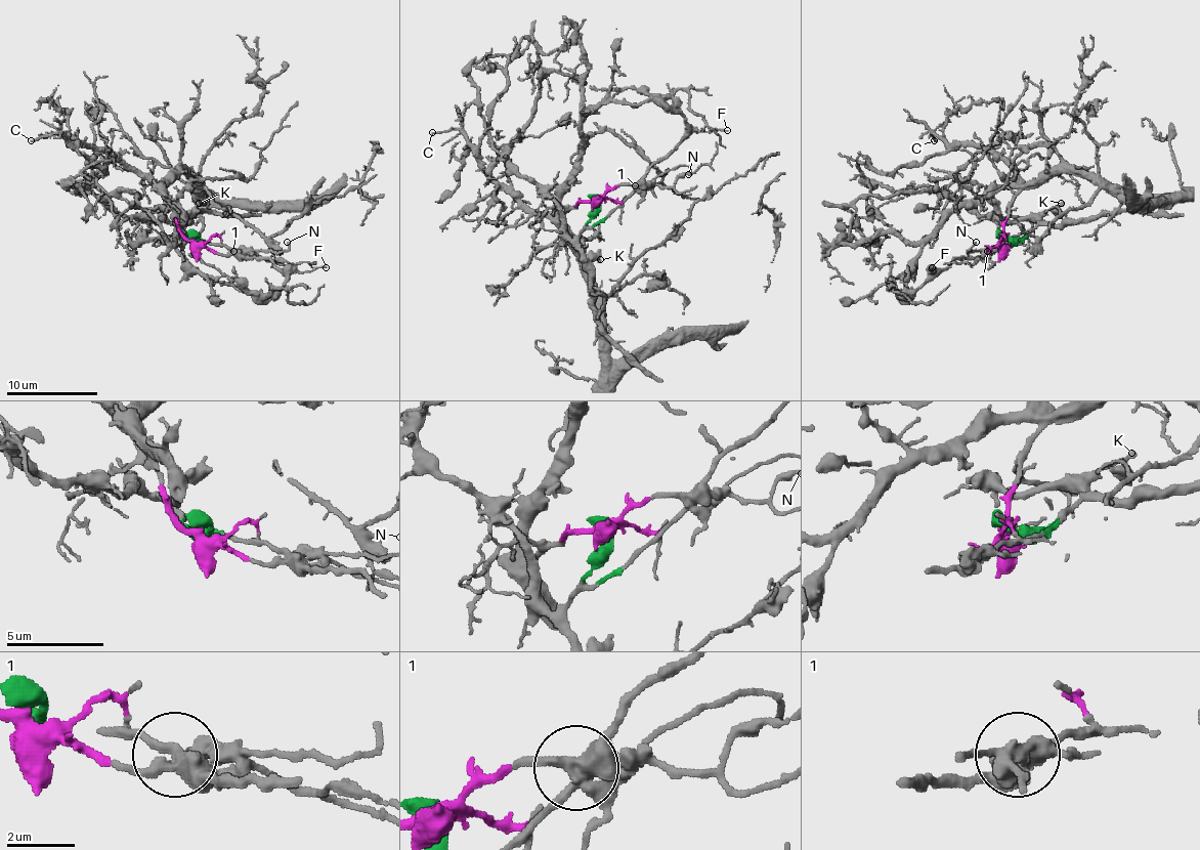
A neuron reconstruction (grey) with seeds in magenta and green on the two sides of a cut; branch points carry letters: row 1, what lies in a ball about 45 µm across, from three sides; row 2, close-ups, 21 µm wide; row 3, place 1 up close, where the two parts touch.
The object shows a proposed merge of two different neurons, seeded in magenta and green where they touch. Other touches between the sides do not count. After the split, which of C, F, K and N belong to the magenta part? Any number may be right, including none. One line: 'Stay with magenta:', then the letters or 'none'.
Stay with magenta: C, N

